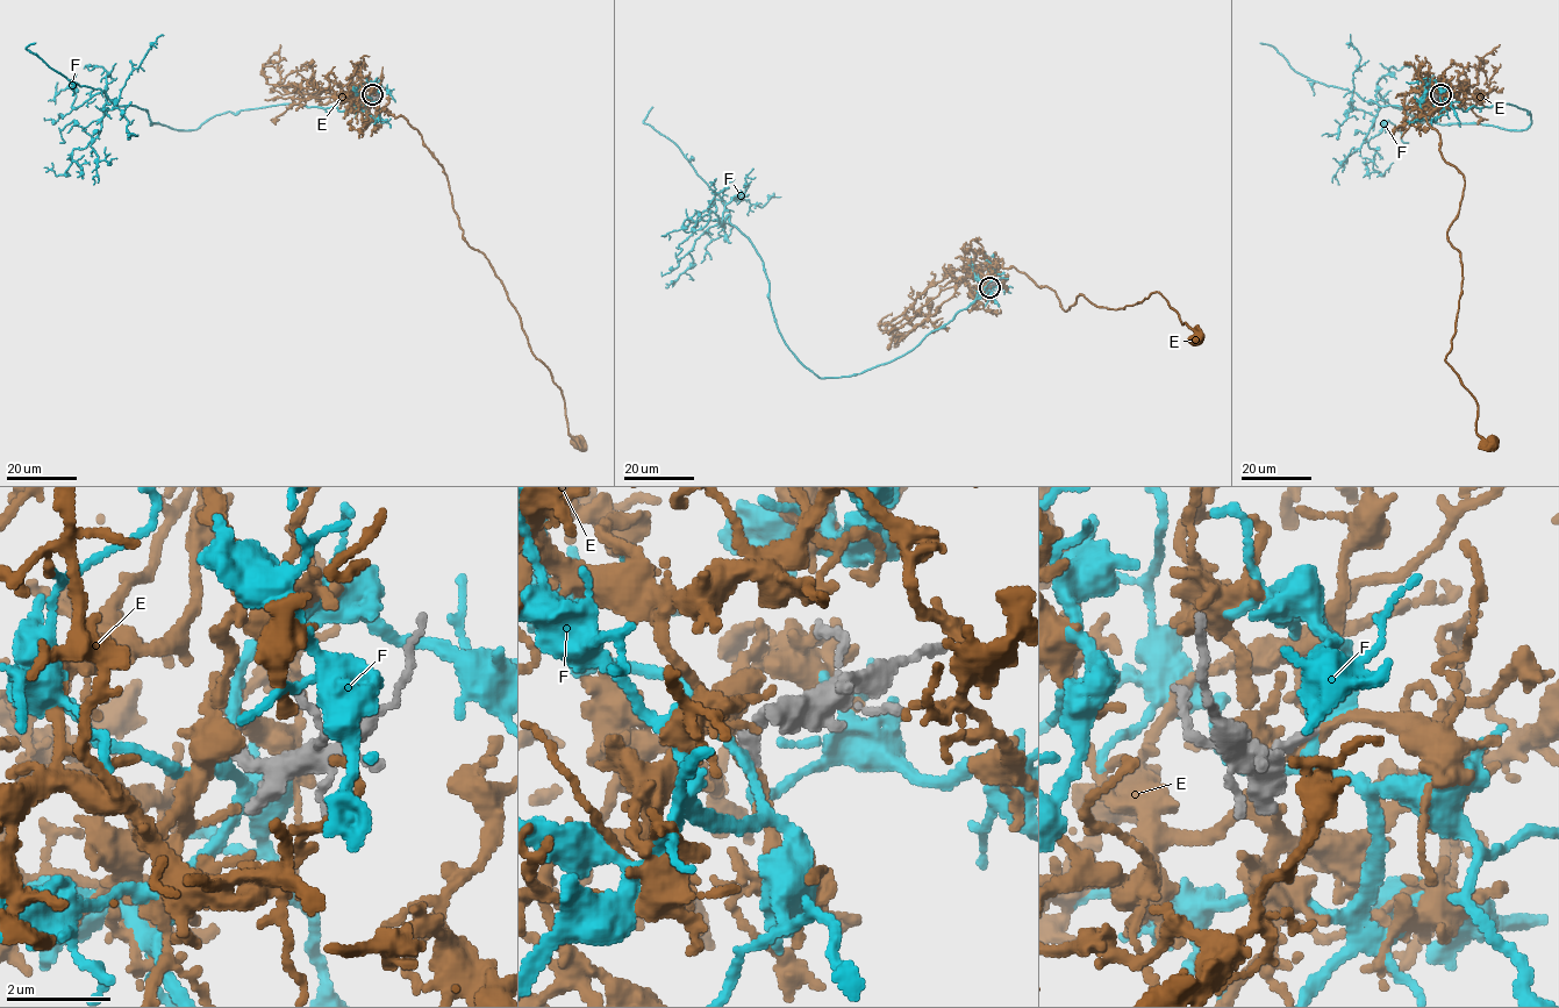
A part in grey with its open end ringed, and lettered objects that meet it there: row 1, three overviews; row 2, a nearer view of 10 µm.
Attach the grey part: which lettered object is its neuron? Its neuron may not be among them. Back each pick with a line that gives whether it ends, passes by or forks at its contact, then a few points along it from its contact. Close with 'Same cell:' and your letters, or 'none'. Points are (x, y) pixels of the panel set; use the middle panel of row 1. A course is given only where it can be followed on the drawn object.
E: It forks there. Its course: (988, 287), (995, 265), (1015, 266), (1065, 312), (1080, 294), (1117, 308), (1158, 292), (1196, 340)
Same cell: E

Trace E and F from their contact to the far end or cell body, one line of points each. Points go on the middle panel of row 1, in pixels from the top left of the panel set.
E: (988, 287), (995, 265), (1015, 266), (1065, 312), (1080, 294), (1117, 308), (1158, 292), (1196, 340)
F: (988, 286), (910, 350), (852, 374), (819, 378), (778, 329), (752, 243), (676, 144), (643, 121), (652, 107)

